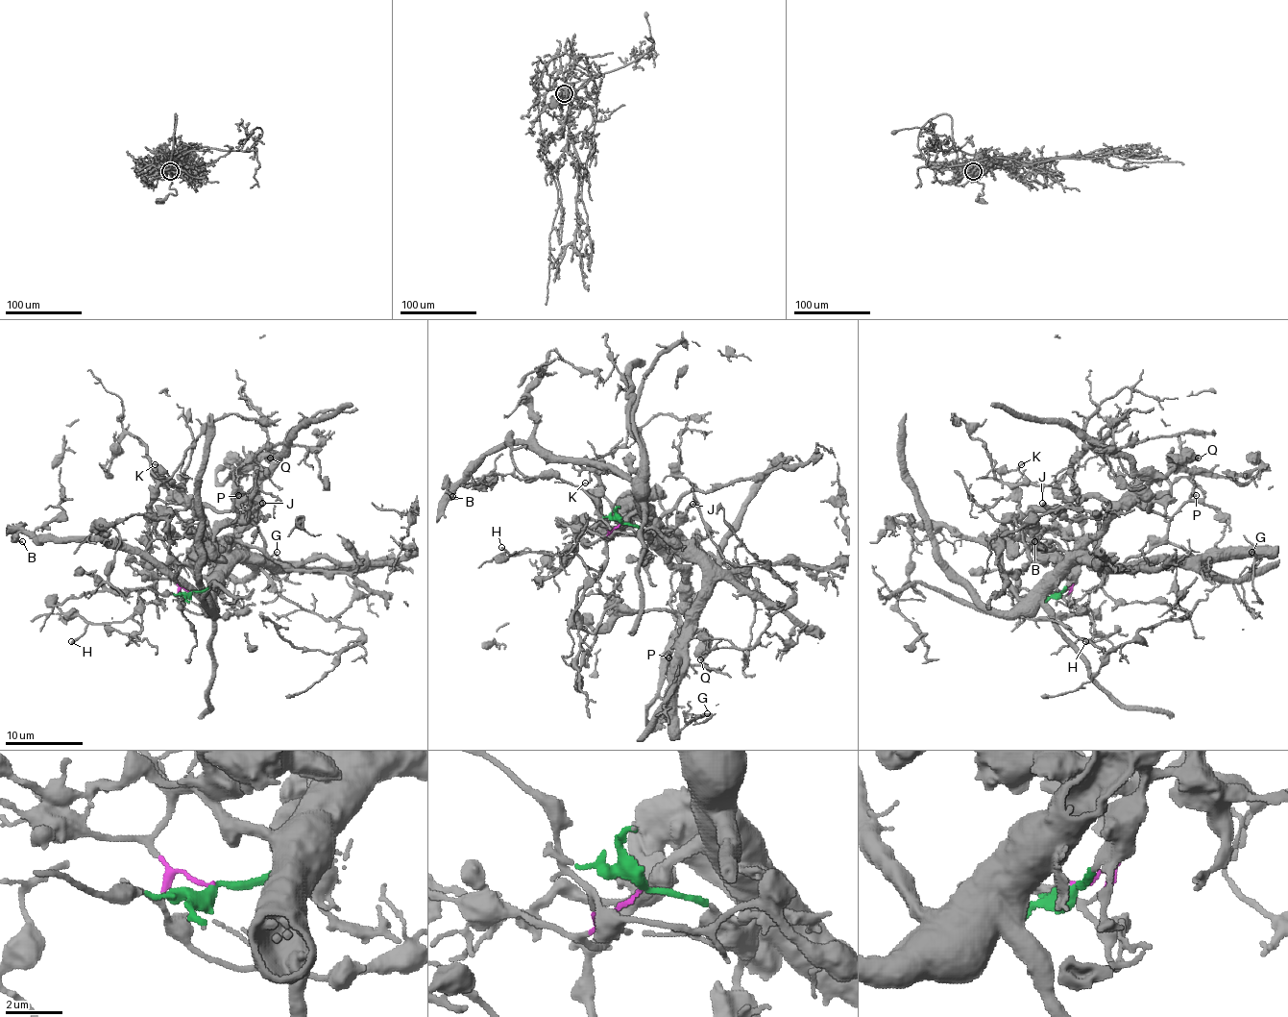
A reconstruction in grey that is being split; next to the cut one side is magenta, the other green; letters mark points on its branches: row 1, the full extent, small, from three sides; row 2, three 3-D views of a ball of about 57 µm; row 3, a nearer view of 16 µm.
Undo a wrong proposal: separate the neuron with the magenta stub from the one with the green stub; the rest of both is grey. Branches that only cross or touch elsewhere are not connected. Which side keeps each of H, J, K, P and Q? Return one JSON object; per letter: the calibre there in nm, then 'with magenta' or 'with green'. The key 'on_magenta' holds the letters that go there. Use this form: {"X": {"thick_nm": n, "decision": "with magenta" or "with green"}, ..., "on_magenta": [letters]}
{"H": {"thick_nm": 150, "decision": "with magenta"}, "J": {"thick_nm": 240, "decision": "with green"}, "K": {"thick_nm": 110, "decision": "with magenta"}, "P": {"thick_nm": 200, "decision": "with green"}, "Q": {"thick_nm": 600, "decision": "with green"}, "on_magenta": ["H", "K"]}

